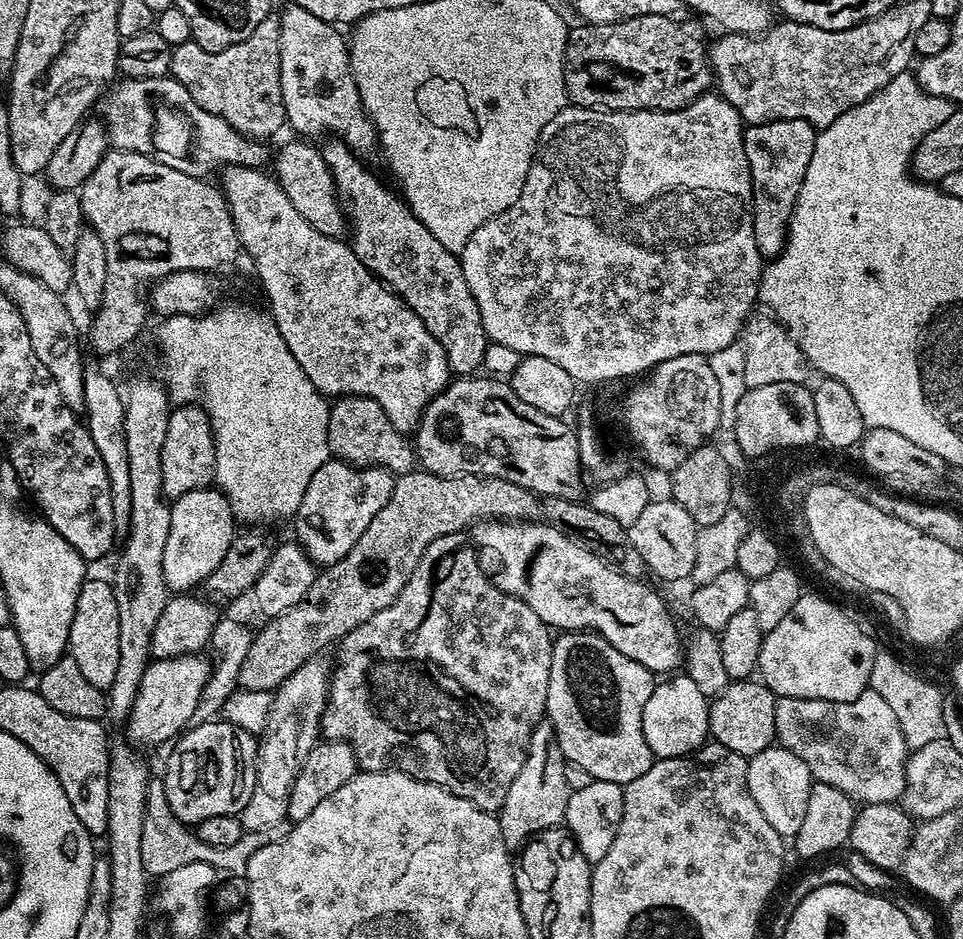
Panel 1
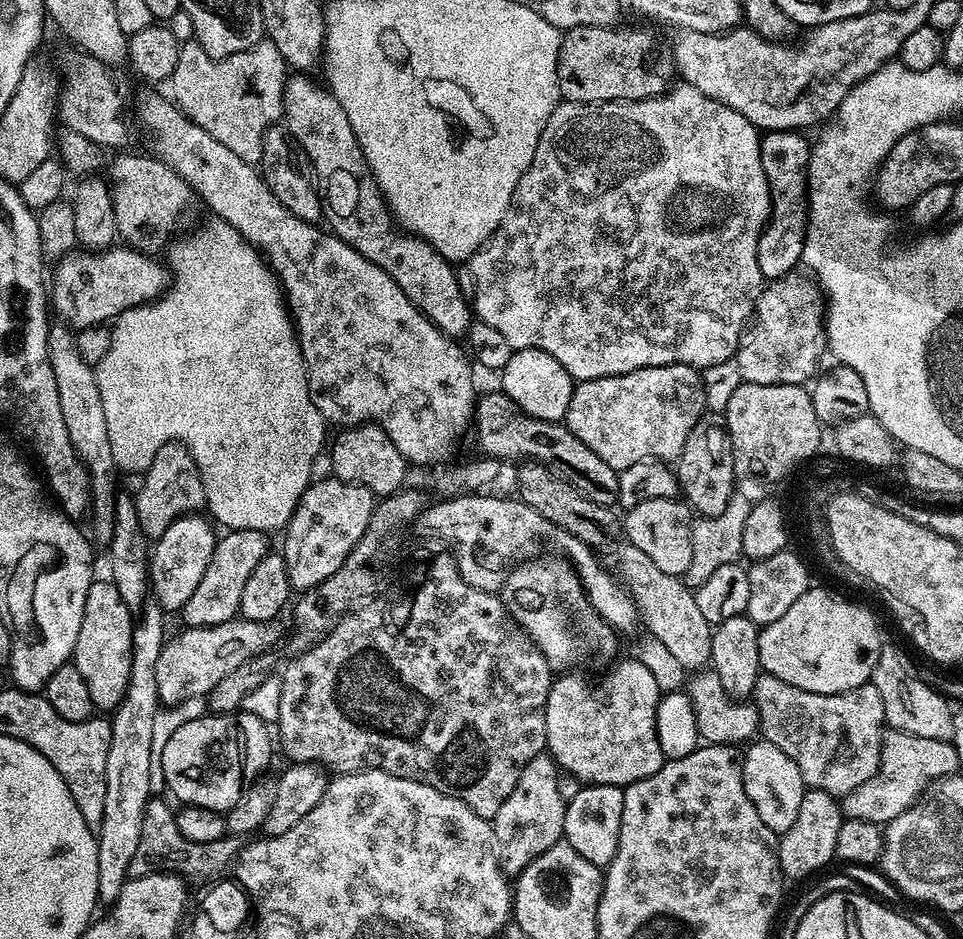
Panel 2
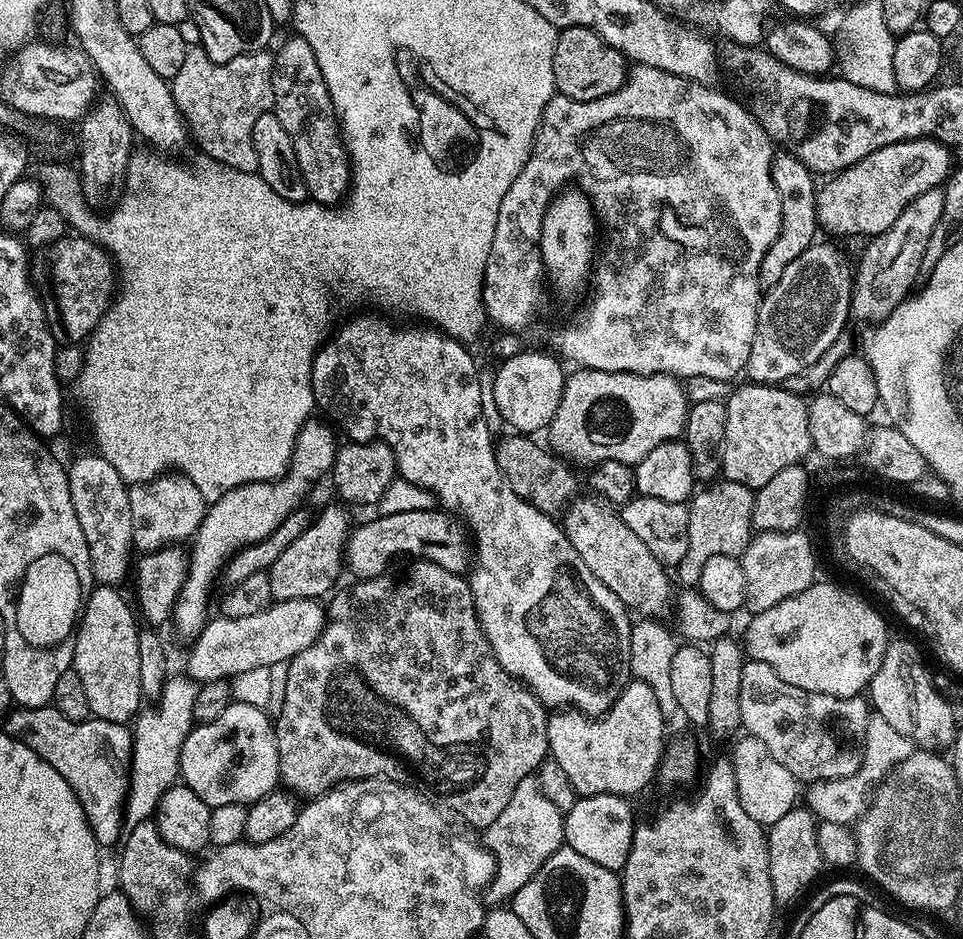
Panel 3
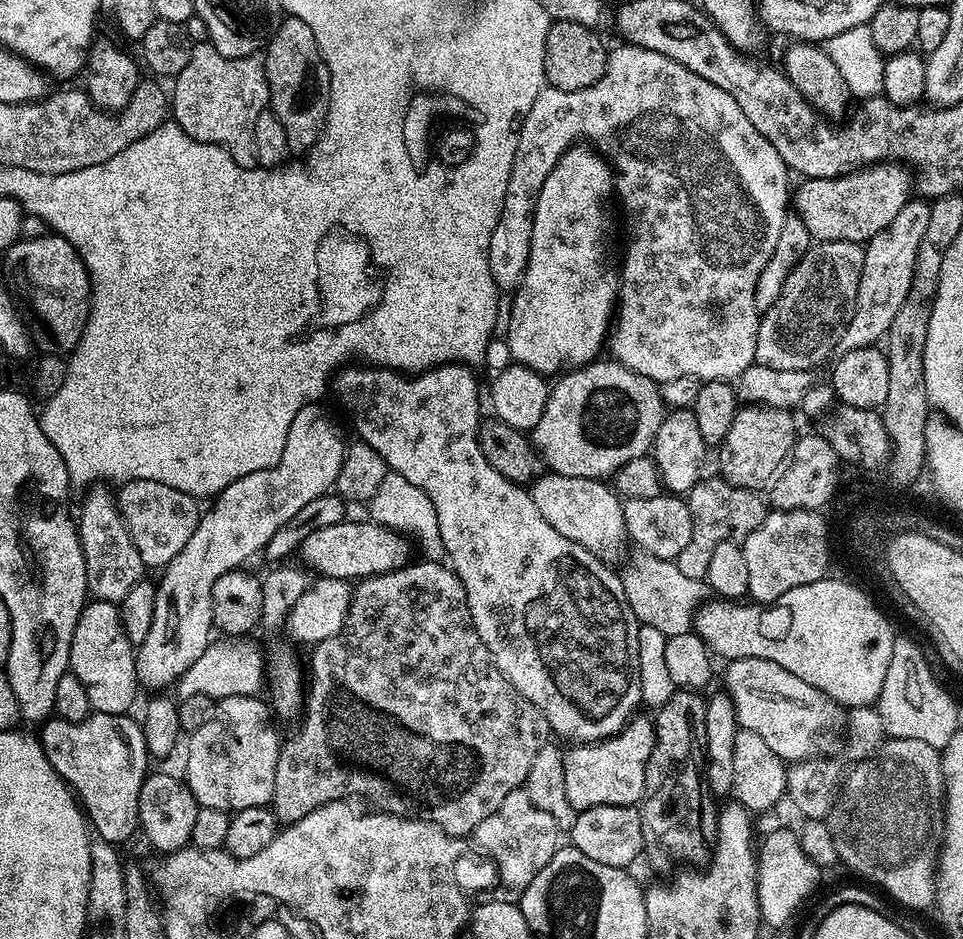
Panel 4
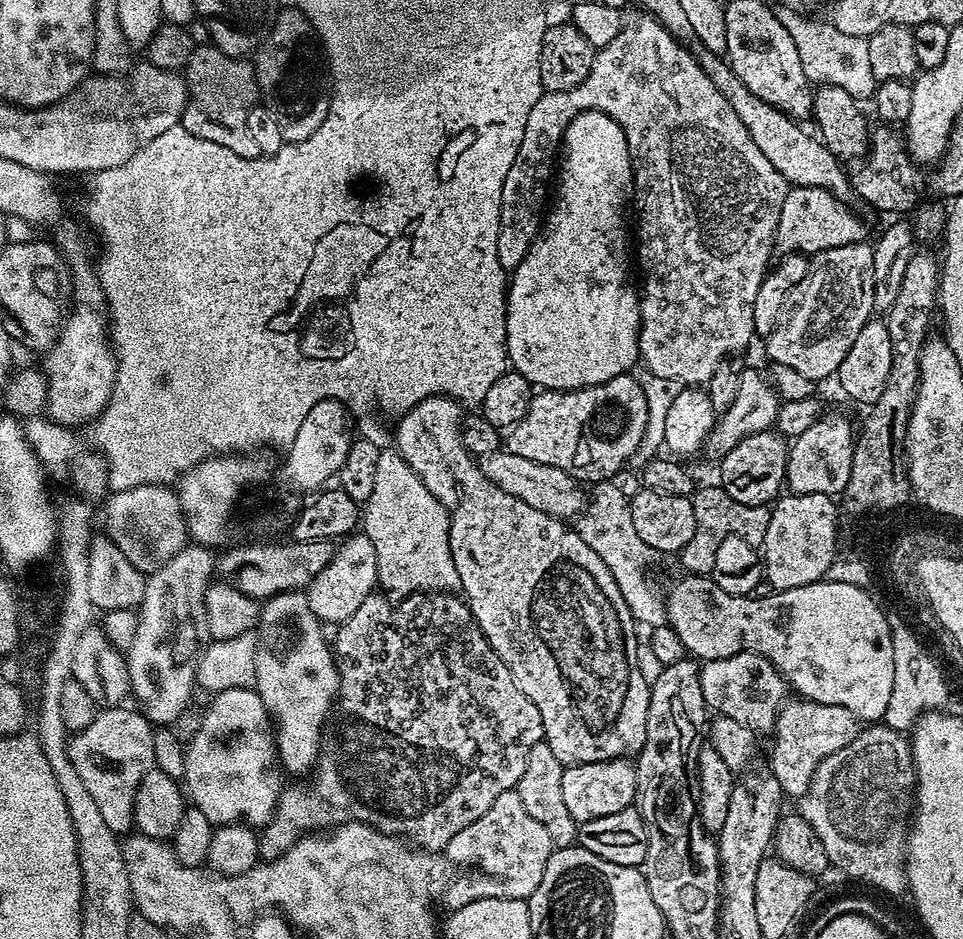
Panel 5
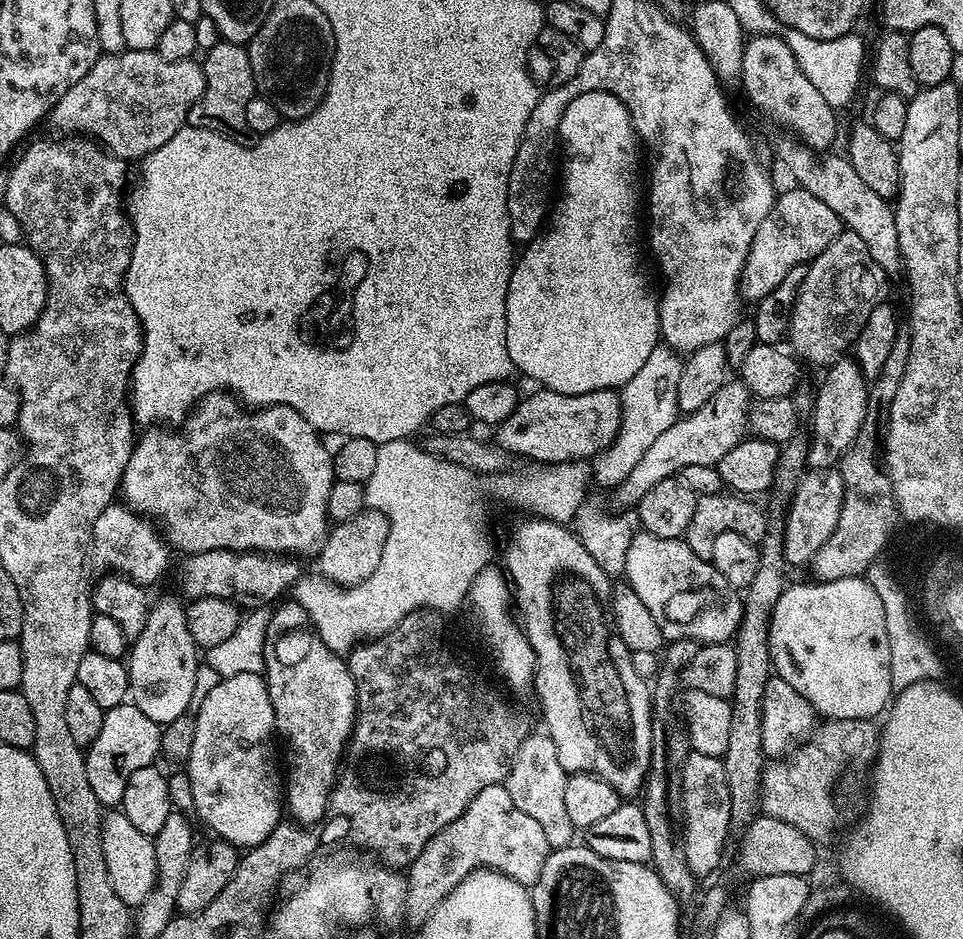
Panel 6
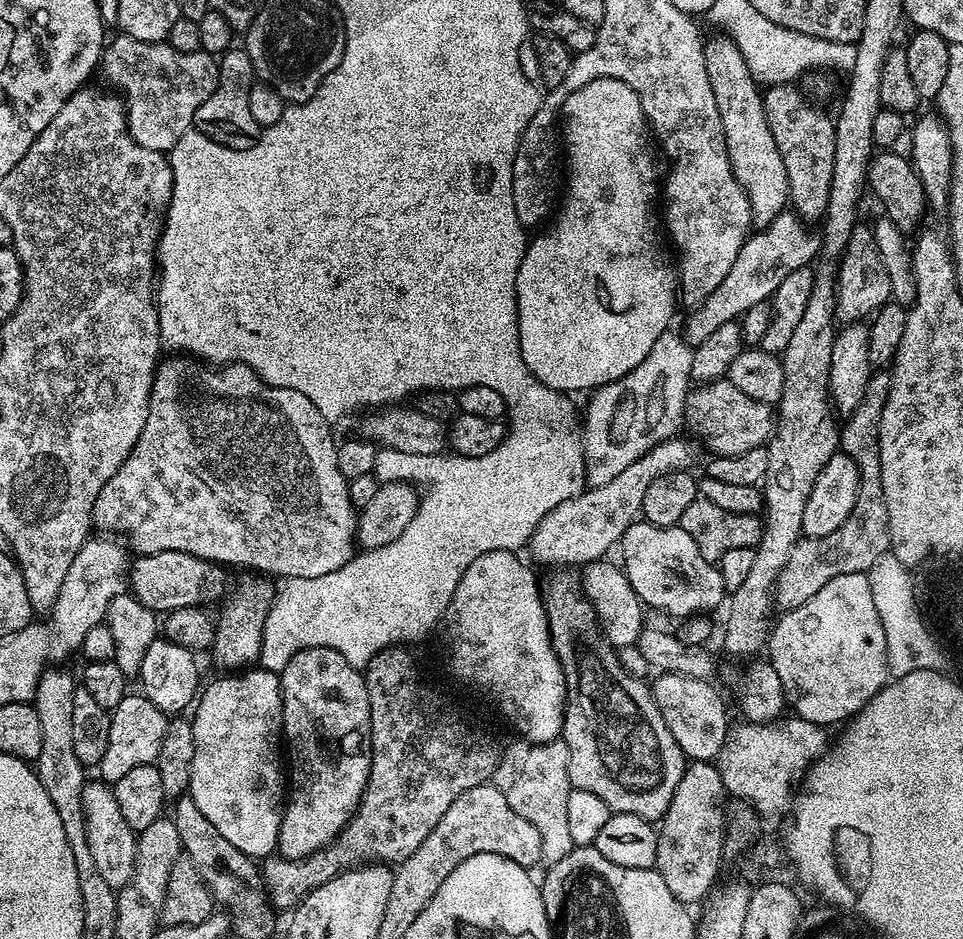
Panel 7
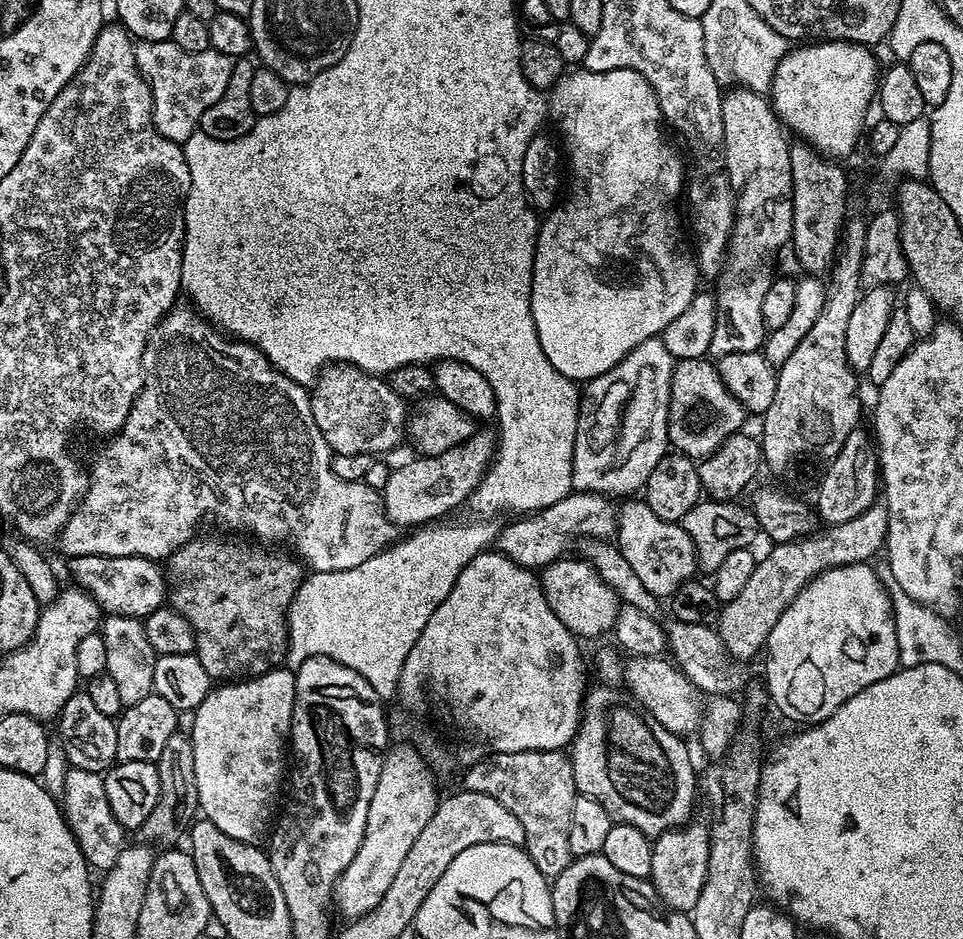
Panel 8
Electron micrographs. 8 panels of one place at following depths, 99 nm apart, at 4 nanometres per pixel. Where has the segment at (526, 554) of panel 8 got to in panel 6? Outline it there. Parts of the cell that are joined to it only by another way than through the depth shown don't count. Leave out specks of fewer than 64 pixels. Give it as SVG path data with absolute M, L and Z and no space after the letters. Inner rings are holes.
M732 378L718 388L714 398L696 412L679 417L649 447L619 487L615 489L617 507L634 508L658 482L673 479L686 466L715 465L727 451L743 440L747 431L750 393L741 379Z

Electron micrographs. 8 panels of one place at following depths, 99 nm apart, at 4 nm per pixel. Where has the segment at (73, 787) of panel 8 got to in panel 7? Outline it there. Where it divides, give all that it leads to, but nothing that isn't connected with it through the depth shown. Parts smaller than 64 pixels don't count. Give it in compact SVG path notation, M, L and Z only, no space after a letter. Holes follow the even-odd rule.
M99 778L89 779L82 790L82 810L86 814L90 854L94 857L94 866L98 866L98 874L102 874L102 882L117 890L126 887L136 869L138 833L128 825L126 818L122 818L113 785Z

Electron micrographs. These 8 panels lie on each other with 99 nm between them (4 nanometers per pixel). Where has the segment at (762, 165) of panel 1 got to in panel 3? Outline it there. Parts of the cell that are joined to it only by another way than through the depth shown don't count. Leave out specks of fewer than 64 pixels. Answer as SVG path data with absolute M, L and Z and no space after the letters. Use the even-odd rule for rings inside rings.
M790 150L777 151L773 155L772 177L774 184L778 186L778 200L782 202L782 222L778 238L774 238L774 242L768 253L764 255L764 261L760 267L760 279L768 286L776 284L782 270L786 270L786 266L790 262L794 262L794 258L798 258L798 254L805 252L811 244L817 243L818 240L818 236L816 236L816 232L818 233L816 218L817 177Z

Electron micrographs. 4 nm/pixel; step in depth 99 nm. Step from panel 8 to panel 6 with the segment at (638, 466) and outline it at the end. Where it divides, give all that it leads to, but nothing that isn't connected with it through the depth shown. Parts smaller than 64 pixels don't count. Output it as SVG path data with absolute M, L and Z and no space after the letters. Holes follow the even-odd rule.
M658 346L650 354L650 358L646 358L642 370L638 370L638 374L634 374L636 384L634 386L623 386L623 388L619 389L620 429L611 442L614 445L614 452L611 452L609 448L605 448L597 452L591 461L590 467L592 469L592 480L595 487L597 484L600 488L609 488L609 490L617 489L620 483L630 475L634 466L641 461L642 454L666 430L669 430L671 424L678 419L678 413L680 412L680 407L678 406L678 380L680 378L682 378L681 357L667 346ZM652 376L654 376L654 380L656 380L656 376L660 378L656 382L656 390L660 390L658 396L656 396L656 406L654 406L654 400L650 396L652 394L650 388L646 384L640 384L638 386L638 380L648 380ZM638 396L644 396L644 398L640 400ZM628 404L630 404L630 412L632 412L630 416L628 416ZM634 408L638 408L640 412L646 412L646 414L634 416ZM618 450L624 450L624 452L618 452Z

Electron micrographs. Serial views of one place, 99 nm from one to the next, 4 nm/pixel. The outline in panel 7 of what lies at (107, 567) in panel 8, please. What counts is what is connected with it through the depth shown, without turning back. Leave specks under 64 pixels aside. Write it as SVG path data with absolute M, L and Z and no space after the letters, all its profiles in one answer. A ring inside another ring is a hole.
M162 550L149 556L140 554L130 564L130 592L138 598L138 602L157 614L208 606L211 600L220 602L229 595L228 572L223 564L214 564L211 560L178 550Z

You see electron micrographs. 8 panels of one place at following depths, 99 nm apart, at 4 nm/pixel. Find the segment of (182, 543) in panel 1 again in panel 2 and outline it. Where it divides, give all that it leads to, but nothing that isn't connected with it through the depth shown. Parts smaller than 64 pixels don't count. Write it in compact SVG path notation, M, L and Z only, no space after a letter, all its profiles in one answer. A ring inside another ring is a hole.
M189 514L178 517L162 535L155 537L150 548L148 578L151 595L165 613L179 613L186 602L190 602L190 594L194 594L198 582L202 582L202 574L206 574L206 566L210 566L218 539L215 530L213 521L207 515Z

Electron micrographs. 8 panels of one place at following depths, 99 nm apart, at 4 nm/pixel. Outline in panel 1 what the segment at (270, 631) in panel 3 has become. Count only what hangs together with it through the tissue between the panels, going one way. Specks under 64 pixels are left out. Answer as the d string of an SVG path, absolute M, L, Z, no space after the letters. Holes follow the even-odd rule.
M193 654L165 660L153 659L149 663L146 674L142 674L142 686L138 686L138 698L126 721L133 745L164 743L167 745L189 727L202 690L212 673L213 665L206 657L204 654Z

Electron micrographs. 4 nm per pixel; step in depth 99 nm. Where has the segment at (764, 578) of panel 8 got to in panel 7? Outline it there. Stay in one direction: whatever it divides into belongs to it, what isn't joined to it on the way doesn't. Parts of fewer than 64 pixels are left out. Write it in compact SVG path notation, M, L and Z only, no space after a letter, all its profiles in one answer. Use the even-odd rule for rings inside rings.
M888 370L873 371L870 382L866 386L866 394L862 394L862 402L847 415L848 420L839 425L840 447L854 462L860 475L858 494L854 502L854 510L850 510L850 518L834 530L834 534L825 536L809 536L796 541L794 550L790 550L790 558L776 579L774 604L777 609L787 610L802 606L826 582L834 582L842 574L867 574L890 550L890 530L888 529L888 511L886 510L886 494L882 490L882 454L880 453L880 427L882 426L882 410L886 410L886 398L890 394L892 373Z

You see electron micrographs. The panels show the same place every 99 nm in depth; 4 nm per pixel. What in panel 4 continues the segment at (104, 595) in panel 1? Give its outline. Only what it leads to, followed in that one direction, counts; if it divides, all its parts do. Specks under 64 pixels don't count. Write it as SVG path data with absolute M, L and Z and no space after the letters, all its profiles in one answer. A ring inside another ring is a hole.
M89 599L74 626L68 666L86 689L93 712L122 716L129 711L138 689L136 653L130 638L126 638L126 630L122 630L119 607L105 600Z

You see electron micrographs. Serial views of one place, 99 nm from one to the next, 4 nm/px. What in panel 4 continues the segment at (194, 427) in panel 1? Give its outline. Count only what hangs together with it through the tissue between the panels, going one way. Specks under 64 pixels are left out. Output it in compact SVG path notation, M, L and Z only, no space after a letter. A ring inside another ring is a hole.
M125 480L119 488L120 513L134 546L138 546L138 554L142 554L145 569L163 569L174 558L174 554L178 554L178 550L190 542L190 534L194 534L198 526L202 508L196 505L199 504L197 497L182 490L174 490L162 482L149 480Z

